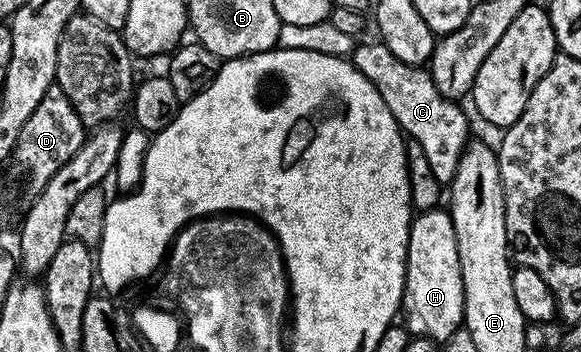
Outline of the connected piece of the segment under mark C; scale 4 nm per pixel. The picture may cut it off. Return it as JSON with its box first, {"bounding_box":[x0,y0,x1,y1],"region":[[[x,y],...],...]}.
{"bounding_box":[350,41,469,184],"region":[[[381,41],[374,42],[360,42],[351,52],[350,62],[375,86],[377,93],[381,93],[381,101],[385,101],[389,113],[393,113],[404,136],[421,145],[431,172],[437,176],[439,184],[451,184],[469,142],[466,113],[459,108],[462,106],[456,100],[446,99],[441,89],[437,89],[430,70],[409,65],[400,58],[393,57],[393,53],[389,53]]]}

